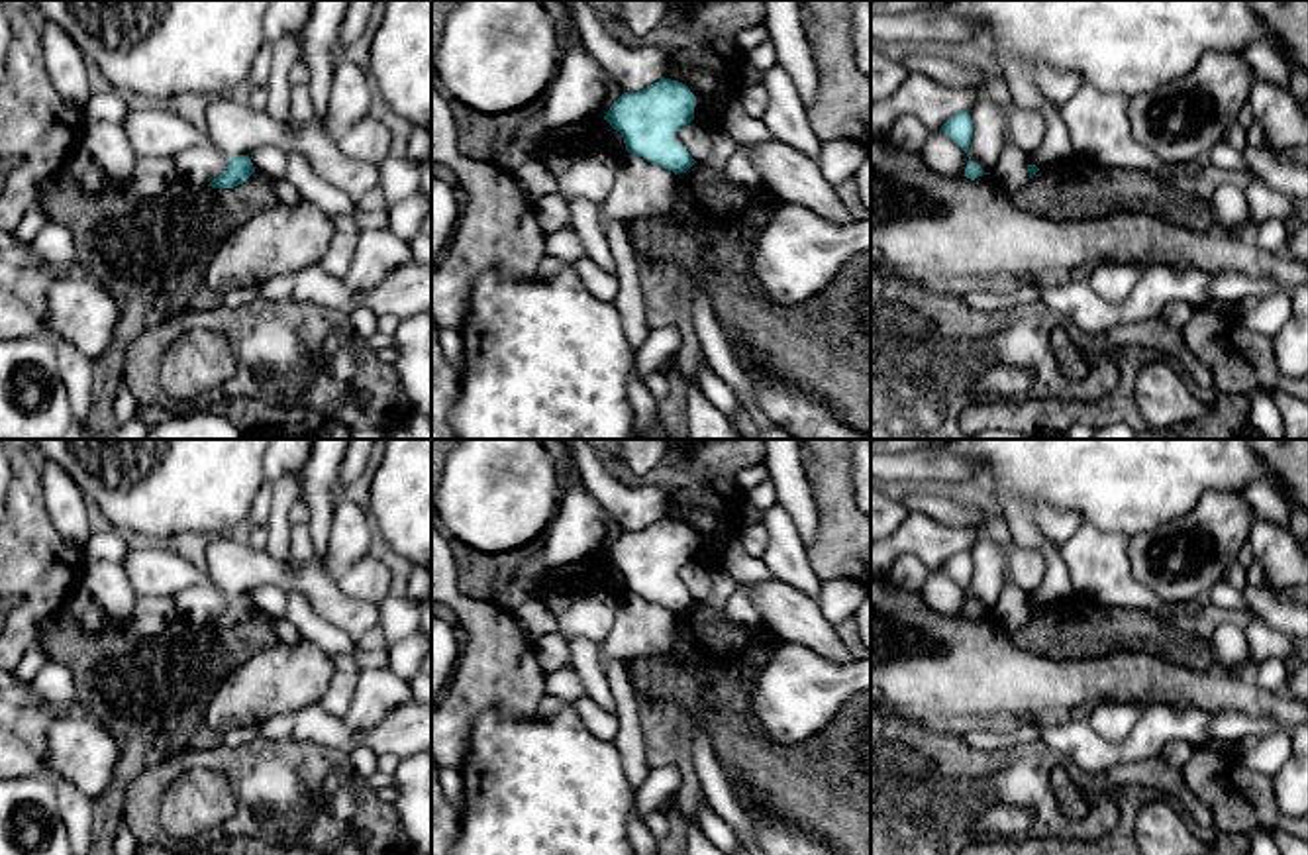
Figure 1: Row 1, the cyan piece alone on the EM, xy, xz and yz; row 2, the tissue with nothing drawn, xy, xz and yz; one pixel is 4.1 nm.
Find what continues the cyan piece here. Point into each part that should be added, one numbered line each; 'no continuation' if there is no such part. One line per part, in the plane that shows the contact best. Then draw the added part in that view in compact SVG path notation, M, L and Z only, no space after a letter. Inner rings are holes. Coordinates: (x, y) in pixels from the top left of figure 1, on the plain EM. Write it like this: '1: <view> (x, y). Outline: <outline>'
no continuation

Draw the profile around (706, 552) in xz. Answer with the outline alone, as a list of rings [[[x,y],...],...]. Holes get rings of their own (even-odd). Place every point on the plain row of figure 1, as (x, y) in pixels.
[[[696,537],[694,555],[708,565],[708,569],[716,569],[722,565],[720,547],[712,541],[702,541]]]

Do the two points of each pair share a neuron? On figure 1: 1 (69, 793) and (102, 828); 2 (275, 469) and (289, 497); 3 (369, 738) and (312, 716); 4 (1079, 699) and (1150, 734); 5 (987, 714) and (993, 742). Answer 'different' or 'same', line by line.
1: different
2: different
3: same
4: different
5: different

